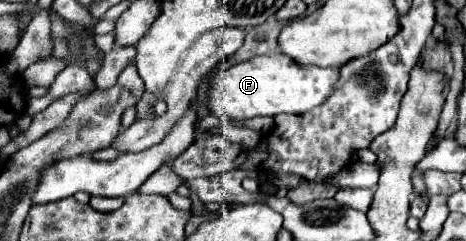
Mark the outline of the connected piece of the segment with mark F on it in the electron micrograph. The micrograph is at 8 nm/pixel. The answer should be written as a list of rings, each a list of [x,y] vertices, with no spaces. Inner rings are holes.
[[[275,52],[255,56],[247,62],[239,62],[213,76],[209,88],[209,110],[221,120],[245,120],[255,116],[275,116],[281,112],[301,114],[317,104],[323,104],[331,94],[331,86],[339,78],[339,68],[301,66],[289,56]]]

